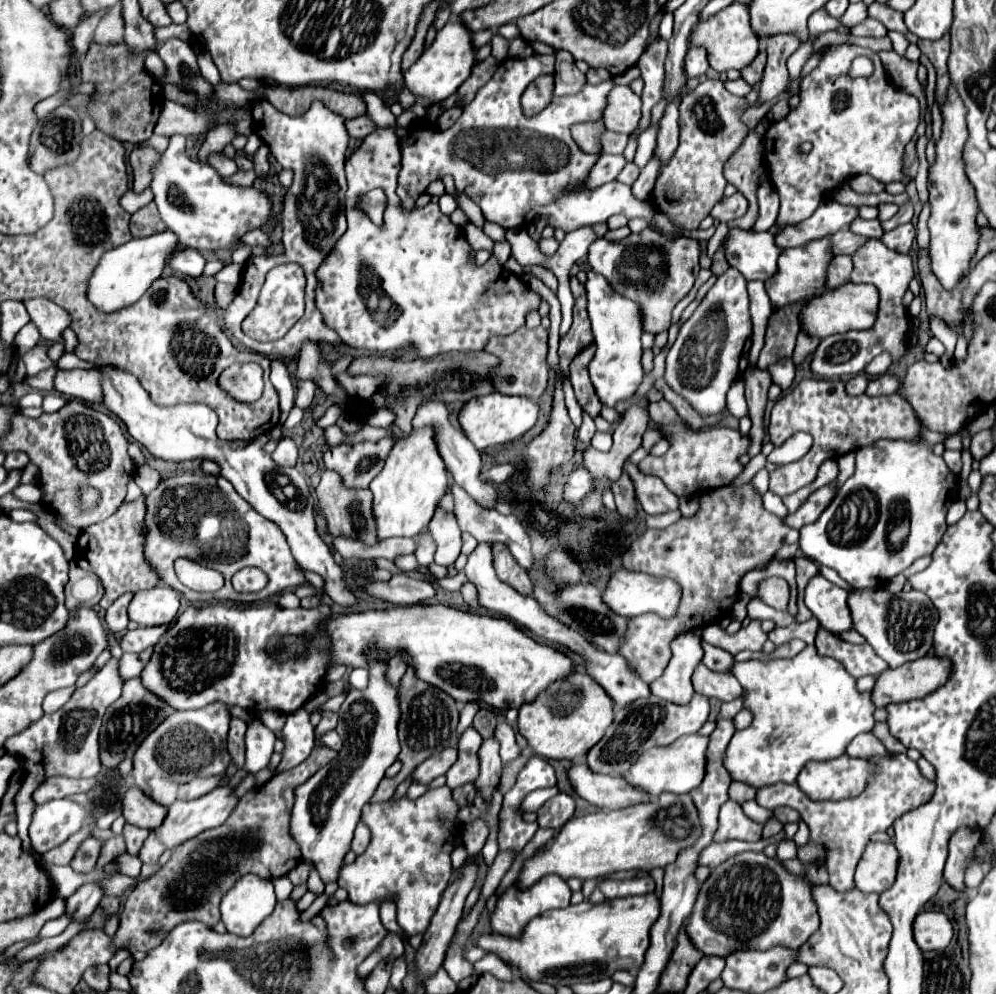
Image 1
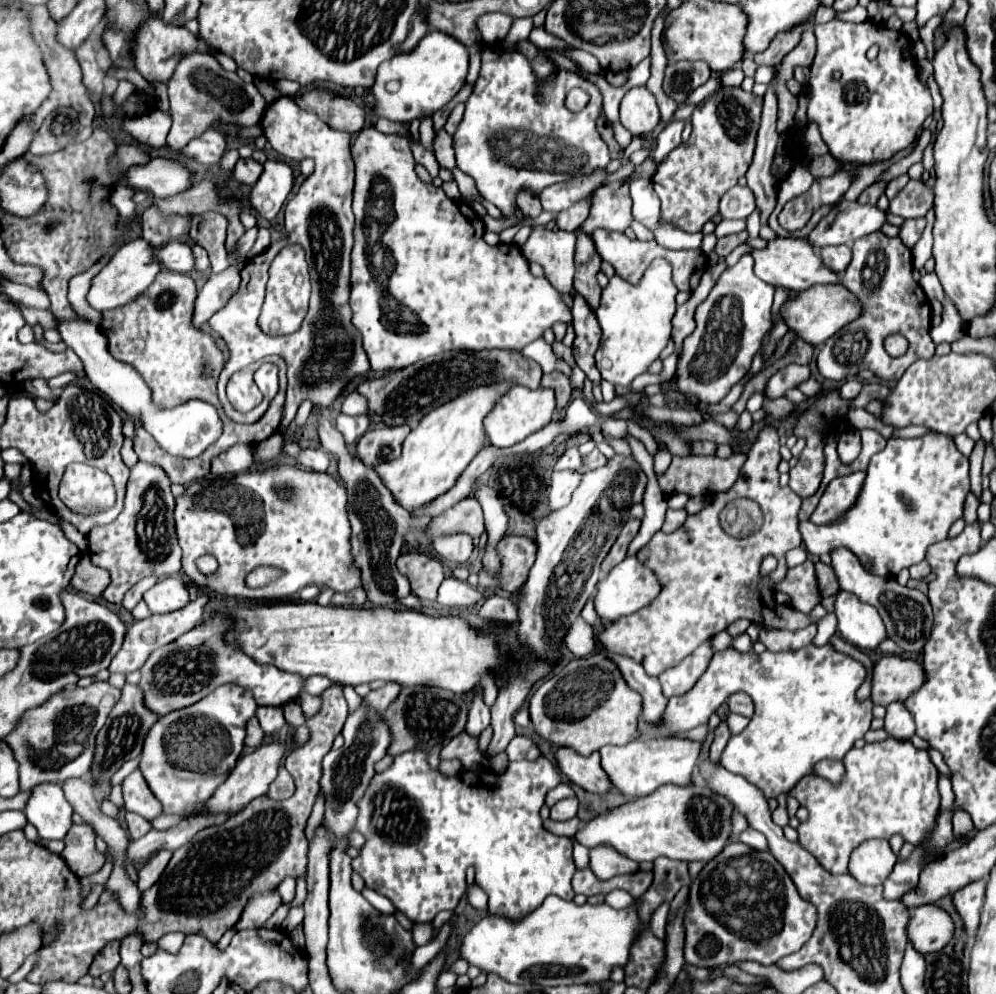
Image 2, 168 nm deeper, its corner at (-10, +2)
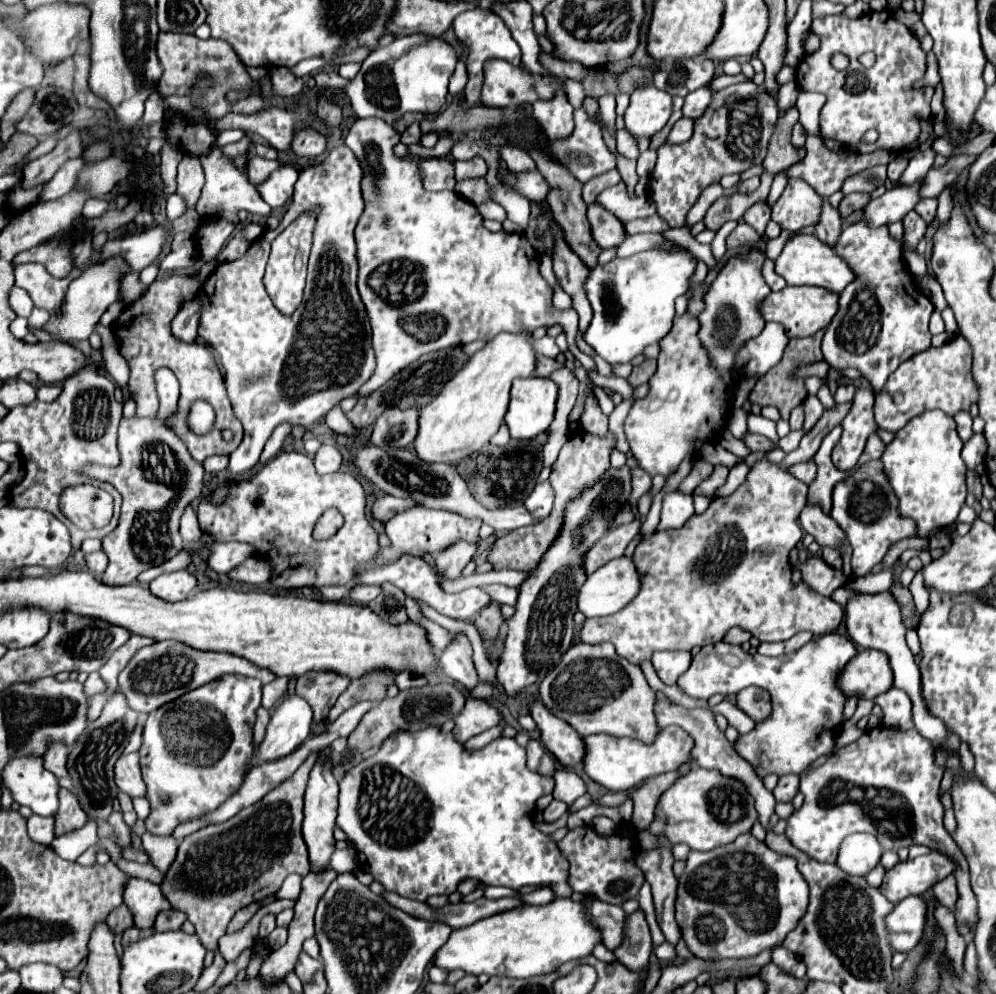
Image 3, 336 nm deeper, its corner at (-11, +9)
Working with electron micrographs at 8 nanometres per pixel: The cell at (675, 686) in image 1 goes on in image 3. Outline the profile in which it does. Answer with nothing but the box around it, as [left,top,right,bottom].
[652,652,692,684]

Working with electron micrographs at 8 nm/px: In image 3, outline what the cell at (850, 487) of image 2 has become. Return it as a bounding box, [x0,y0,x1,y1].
[830,460,916,577]

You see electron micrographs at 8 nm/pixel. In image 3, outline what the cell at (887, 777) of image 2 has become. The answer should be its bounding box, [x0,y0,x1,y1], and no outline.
[786,726,978,938]

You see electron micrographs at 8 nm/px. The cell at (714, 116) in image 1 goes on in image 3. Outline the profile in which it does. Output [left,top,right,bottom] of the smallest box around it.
[648,80,776,228]

